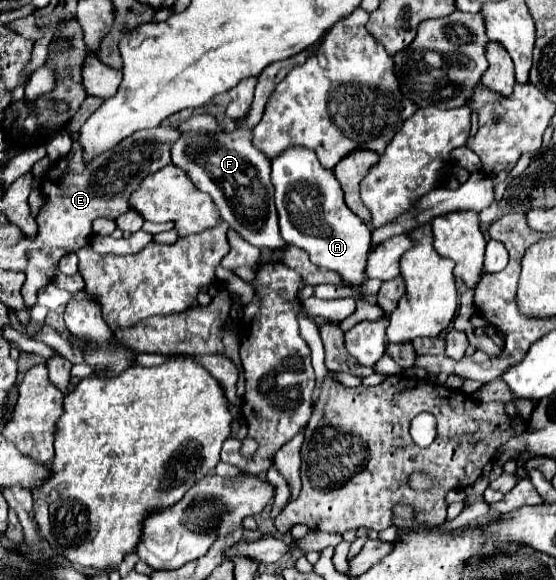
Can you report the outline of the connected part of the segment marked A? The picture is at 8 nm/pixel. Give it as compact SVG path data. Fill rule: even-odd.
M291 146L271 160L271 182L275 186L283 240L305 250L313 264L339 272L347 284L359 288L367 280L365 268L371 250L371 230L345 206L343 190L333 170L325 170L313 150Z

